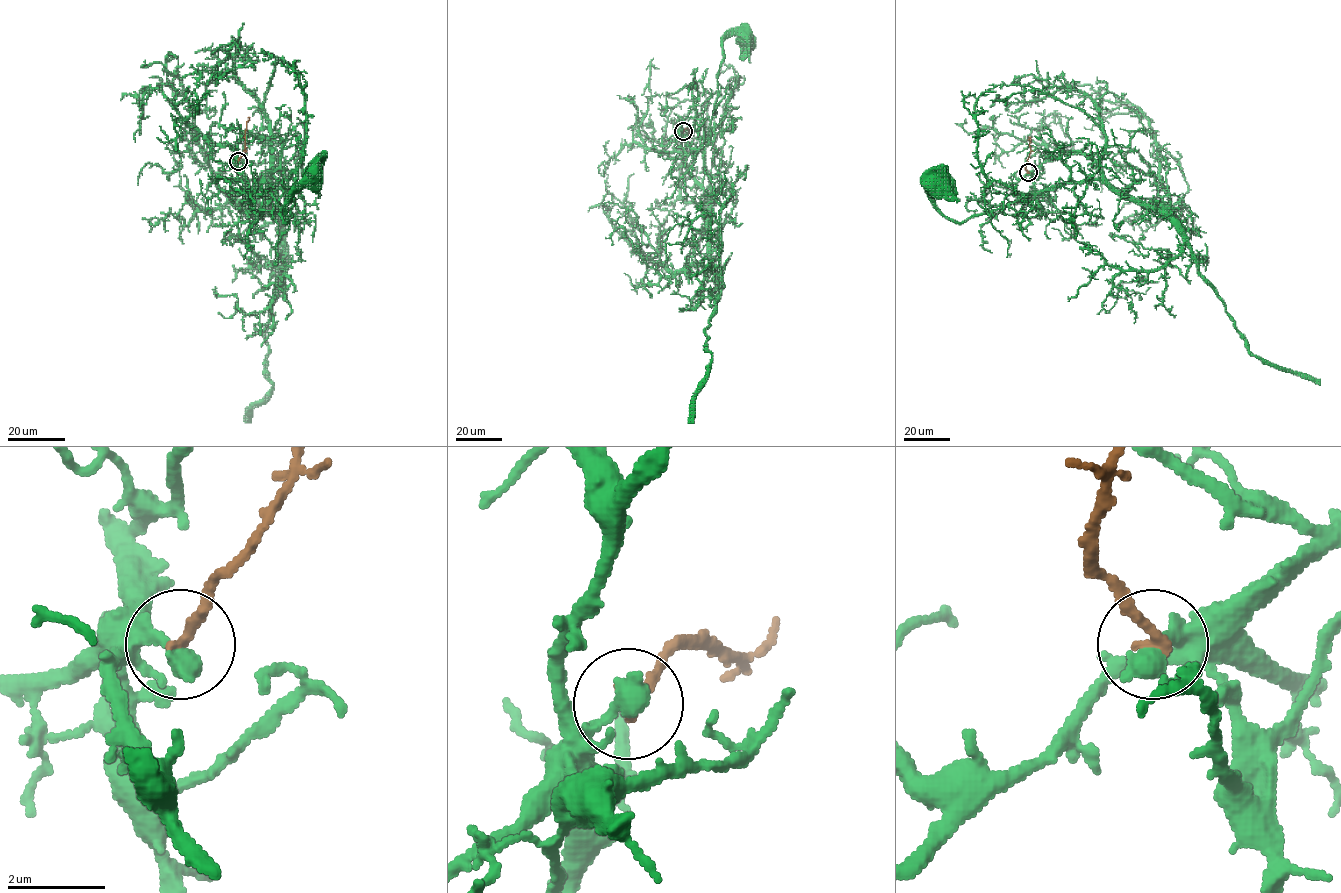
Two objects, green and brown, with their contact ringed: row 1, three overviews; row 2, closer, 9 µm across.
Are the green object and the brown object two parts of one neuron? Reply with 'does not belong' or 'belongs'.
does not belong

